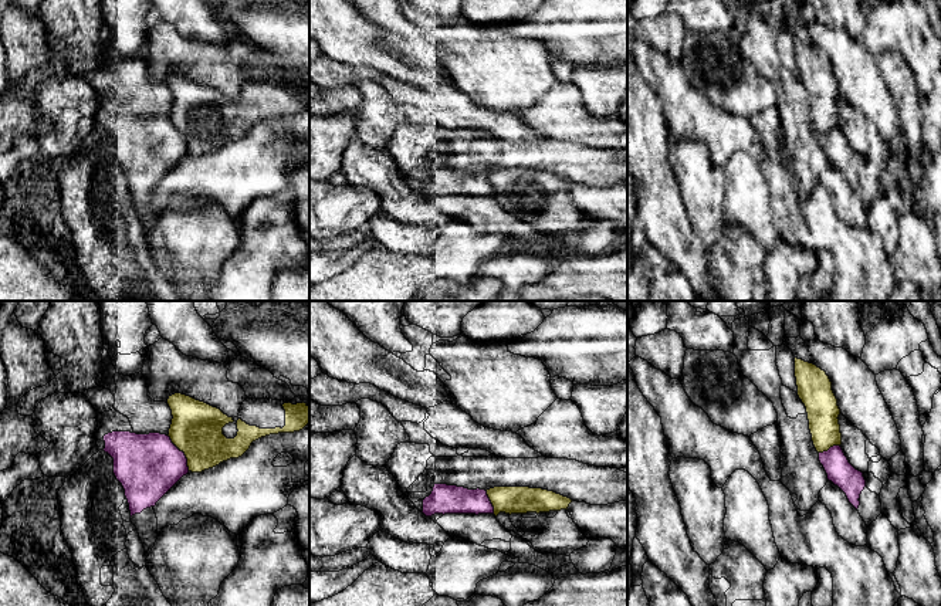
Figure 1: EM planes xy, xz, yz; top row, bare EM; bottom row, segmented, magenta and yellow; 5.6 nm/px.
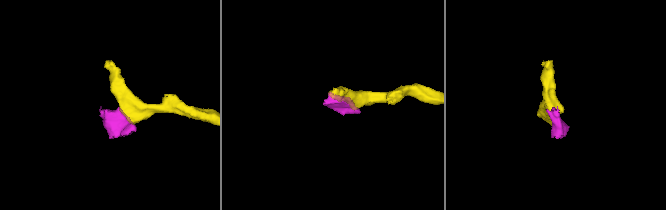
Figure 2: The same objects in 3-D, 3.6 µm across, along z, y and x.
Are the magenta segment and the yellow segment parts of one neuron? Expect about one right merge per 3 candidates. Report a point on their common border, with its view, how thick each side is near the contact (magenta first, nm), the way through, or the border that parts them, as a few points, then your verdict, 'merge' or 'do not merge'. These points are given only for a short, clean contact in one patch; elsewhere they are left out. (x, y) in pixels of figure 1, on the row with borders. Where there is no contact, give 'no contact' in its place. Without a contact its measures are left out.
meets magenta in xy at (183, 453); 360 nm thick on the magenta side, 300 nm on the other; border along xy (168, 434), (183, 453), (189, 470); do not merge

